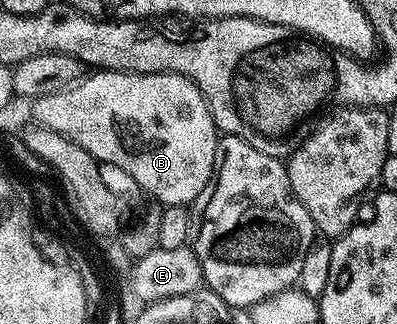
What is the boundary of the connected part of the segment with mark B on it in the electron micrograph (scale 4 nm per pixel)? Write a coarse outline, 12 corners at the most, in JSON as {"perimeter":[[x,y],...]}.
{"perimeter":[[173,72],[85,75],[35,123],[188,206],[218,129]]}

